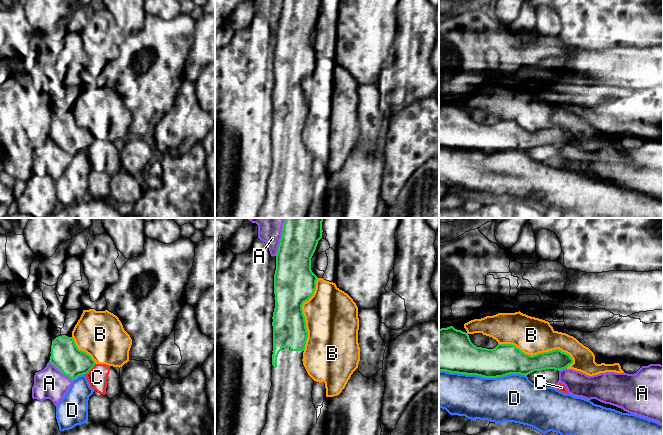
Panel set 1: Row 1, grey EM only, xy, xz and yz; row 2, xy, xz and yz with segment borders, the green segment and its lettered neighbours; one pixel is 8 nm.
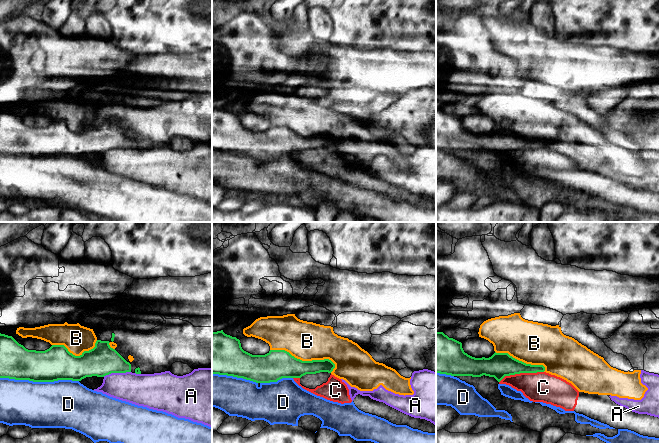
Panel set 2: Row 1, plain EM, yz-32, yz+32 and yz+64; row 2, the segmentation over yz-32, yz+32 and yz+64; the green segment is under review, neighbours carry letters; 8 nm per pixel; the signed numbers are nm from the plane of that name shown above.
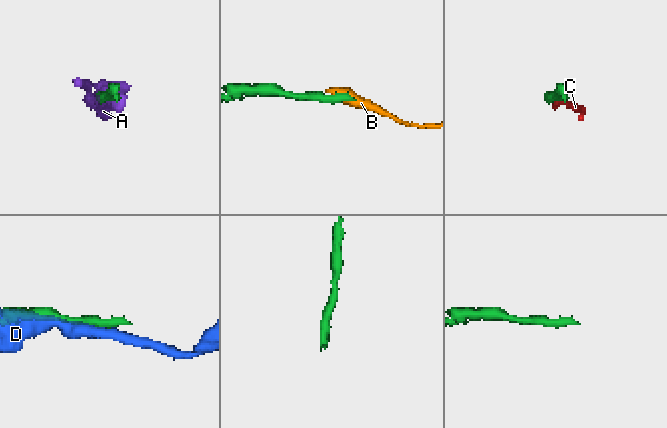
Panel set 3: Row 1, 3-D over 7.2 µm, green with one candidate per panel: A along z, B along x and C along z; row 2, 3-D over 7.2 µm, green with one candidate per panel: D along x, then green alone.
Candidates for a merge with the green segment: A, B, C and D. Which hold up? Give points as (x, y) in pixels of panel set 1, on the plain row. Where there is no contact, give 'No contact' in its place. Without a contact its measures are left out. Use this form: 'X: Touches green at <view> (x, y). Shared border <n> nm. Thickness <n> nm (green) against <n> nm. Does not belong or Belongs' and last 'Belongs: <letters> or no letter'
A: Touches green at xz (280, 16). Shared border 260 nm. Thickness 300 nm (green) against 170 nm. Does not belong
B: Touches green at yz (537, 130). Shared border 650 nm. Thickness 240 nm (green) against 300 nm. Does not belong
C: Touches green at xy (91, 144). Shared border 120 nm. Thickness 240 nm (green) against 160 nm. Does not belong
D: Touches green at yz (483, 152). Shared border 700 nm. Thickness 280 nm (green) against 360 nm. Does not belong
Belongs: no letter

